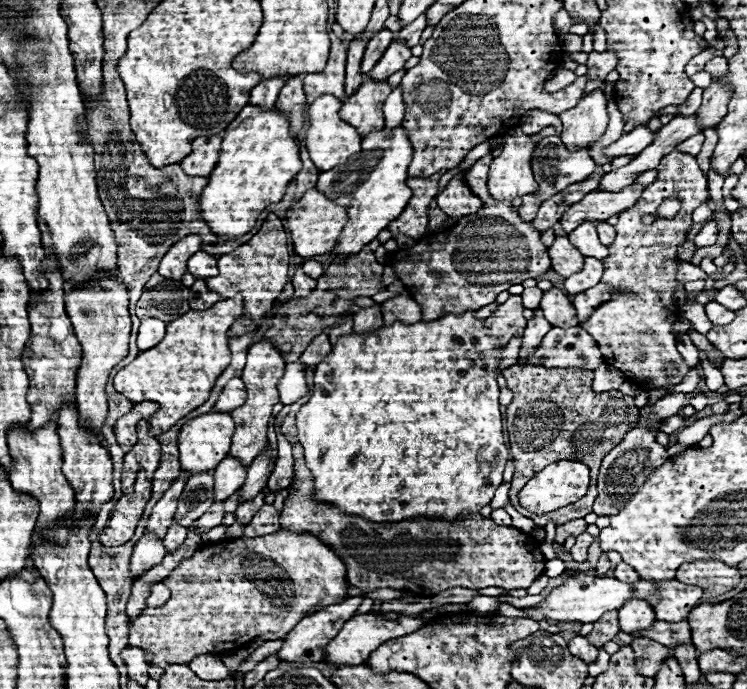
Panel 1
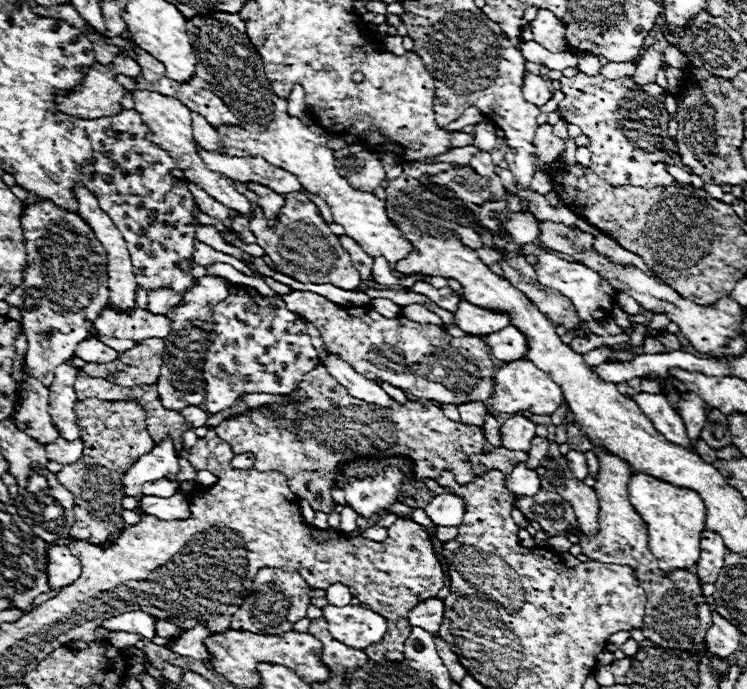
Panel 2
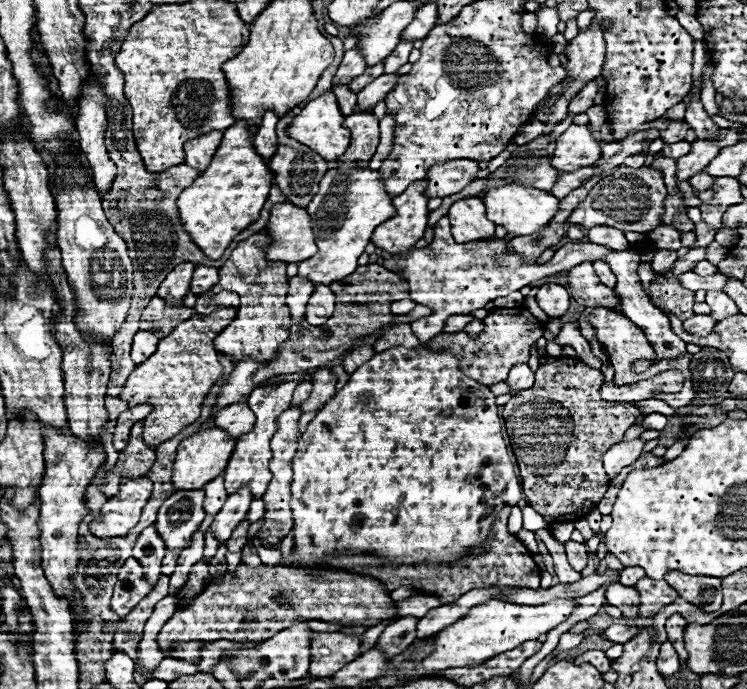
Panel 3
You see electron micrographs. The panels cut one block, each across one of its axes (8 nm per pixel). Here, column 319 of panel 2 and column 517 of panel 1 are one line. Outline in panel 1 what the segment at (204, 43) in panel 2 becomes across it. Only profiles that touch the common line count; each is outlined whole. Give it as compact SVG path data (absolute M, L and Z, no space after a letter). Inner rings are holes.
M518 126L504 138L506 144L500 152L500 156L496 156L490 164L490 176L488 176L488 190L490 194L496 198L496 200L514 200L518 196L524 196L524 194L532 194L538 190L536 186L536 180L532 176L532 154L534 154L534 148L538 142L534 142L534 134L528 136L524 134Z

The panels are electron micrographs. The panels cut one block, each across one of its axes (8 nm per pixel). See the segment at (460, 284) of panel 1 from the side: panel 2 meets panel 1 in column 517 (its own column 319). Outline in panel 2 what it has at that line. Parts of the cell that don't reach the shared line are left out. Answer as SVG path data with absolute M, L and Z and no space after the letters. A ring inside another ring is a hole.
M236 182L236 190L240 190L240 194L244 194L252 202L254 214L250 216L250 230L258 238L256 244L260 244L264 252L272 258L276 270L296 278L302 284L332 284L342 290L356 290L360 286L360 274L352 266L348 252L340 246L340 238L330 232L316 204L306 194L286 194L286 204L280 210L276 226L268 226L264 212L256 204L256 194L248 190L248 184Z

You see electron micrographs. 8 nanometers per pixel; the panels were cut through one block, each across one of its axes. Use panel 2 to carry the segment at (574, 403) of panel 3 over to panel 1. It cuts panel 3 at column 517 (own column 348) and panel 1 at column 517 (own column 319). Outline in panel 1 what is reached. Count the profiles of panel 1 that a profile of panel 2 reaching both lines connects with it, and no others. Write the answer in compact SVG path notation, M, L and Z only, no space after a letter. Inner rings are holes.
M510 366L506 370L502 370L502 376L508 382L508 388L514 392L514 400L512 404L506 408L506 428L508 428L508 438L510 438L510 450L512 450L512 458L516 462L516 472L512 478L512 488L510 488L510 500L516 506L516 510L528 518L532 518L534 514L526 512L520 504L518 504L518 490L524 486L524 482L528 482L528 478L532 478L532 474L540 472L544 466L558 462L558 460L574 460L574 462L584 462L590 468L592 474L592 486L590 492L580 498L574 508L570 510L572 518L582 518L586 514L592 512L592 504L596 500L596 478L598 478L598 468L600 462L604 458L604 454L608 454L608 450L612 450L612 446L618 446L624 436L628 434L628 430L638 426L638 418L640 418L640 410L634 404L632 396L626 394L616 394L616 398L608 392L608 394L596 394L592 392L590 384L592 384L592 372L588 370L552 370L552 368L542 368L542 366Z

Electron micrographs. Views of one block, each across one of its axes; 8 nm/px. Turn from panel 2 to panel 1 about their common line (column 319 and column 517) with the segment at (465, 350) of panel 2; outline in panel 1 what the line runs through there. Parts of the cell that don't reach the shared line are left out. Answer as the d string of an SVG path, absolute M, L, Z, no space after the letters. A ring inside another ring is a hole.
M510 296L504 304L498 306L498 310L486 318L490 334L496 334L496 338L500 338L500 342L508 342L516 332L524 330L526 326L526 318L522 316L522 298L520 296Z

